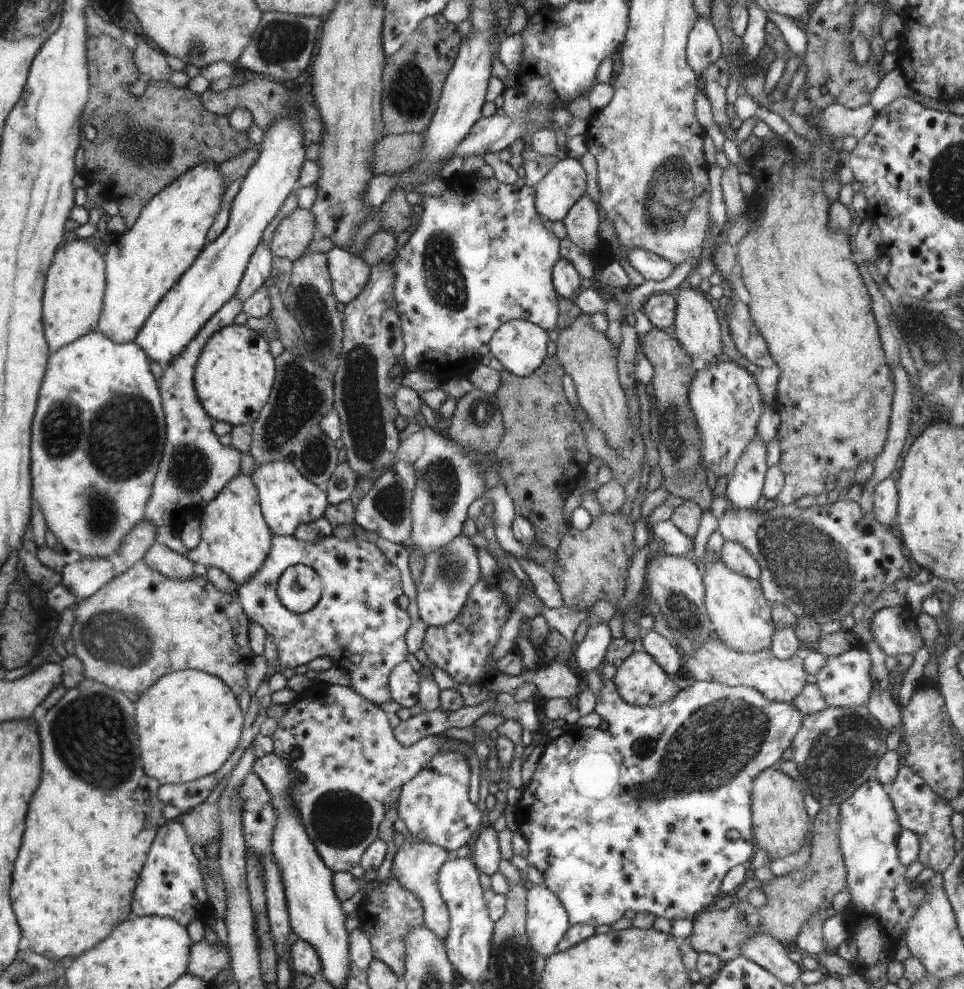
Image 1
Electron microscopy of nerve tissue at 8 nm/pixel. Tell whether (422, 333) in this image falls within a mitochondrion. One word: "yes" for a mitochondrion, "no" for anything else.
no

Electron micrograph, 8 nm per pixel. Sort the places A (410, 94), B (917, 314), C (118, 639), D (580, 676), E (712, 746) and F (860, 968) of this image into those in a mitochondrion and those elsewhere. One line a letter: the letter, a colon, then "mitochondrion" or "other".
A: mitochondrion
B: mitochondrion
C: mitochondrion
D: other
E: mitochondrion
F: other

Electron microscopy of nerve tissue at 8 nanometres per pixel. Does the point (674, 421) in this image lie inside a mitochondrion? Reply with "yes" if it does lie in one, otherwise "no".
yes

